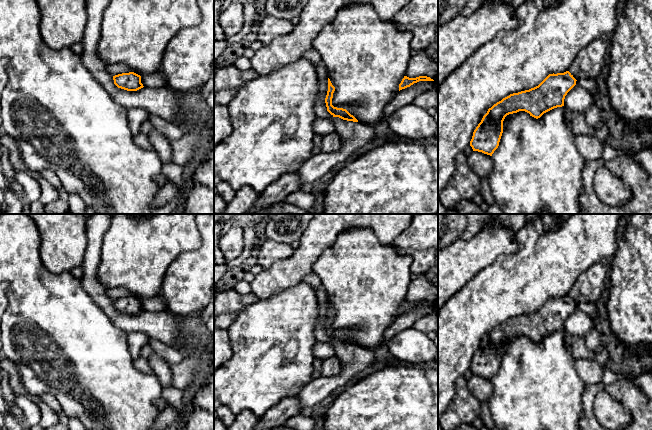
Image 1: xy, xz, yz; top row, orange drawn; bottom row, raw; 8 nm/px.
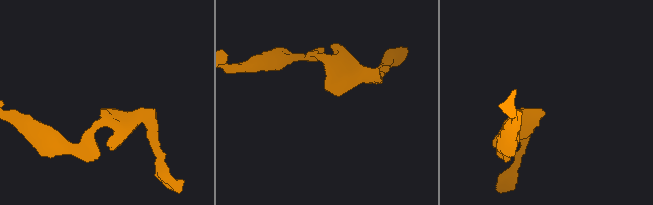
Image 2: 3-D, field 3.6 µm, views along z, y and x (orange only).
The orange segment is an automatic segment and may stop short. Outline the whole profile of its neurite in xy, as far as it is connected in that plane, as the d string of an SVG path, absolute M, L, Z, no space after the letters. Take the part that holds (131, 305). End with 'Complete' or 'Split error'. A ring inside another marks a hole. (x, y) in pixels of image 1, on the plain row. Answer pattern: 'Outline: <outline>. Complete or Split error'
Outline: M122 297L113 300L114 308L121 313L127 315L137 315L143 312L143 308L141 307L141 300L134 297Z. Complete

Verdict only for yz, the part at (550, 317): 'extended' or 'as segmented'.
as segmented

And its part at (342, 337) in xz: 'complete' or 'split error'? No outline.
complete

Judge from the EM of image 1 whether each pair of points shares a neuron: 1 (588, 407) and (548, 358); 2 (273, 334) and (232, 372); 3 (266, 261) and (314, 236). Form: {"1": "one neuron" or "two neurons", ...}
{"1": "two neurons", "2": "one neuron", "3": "two neurons"}

